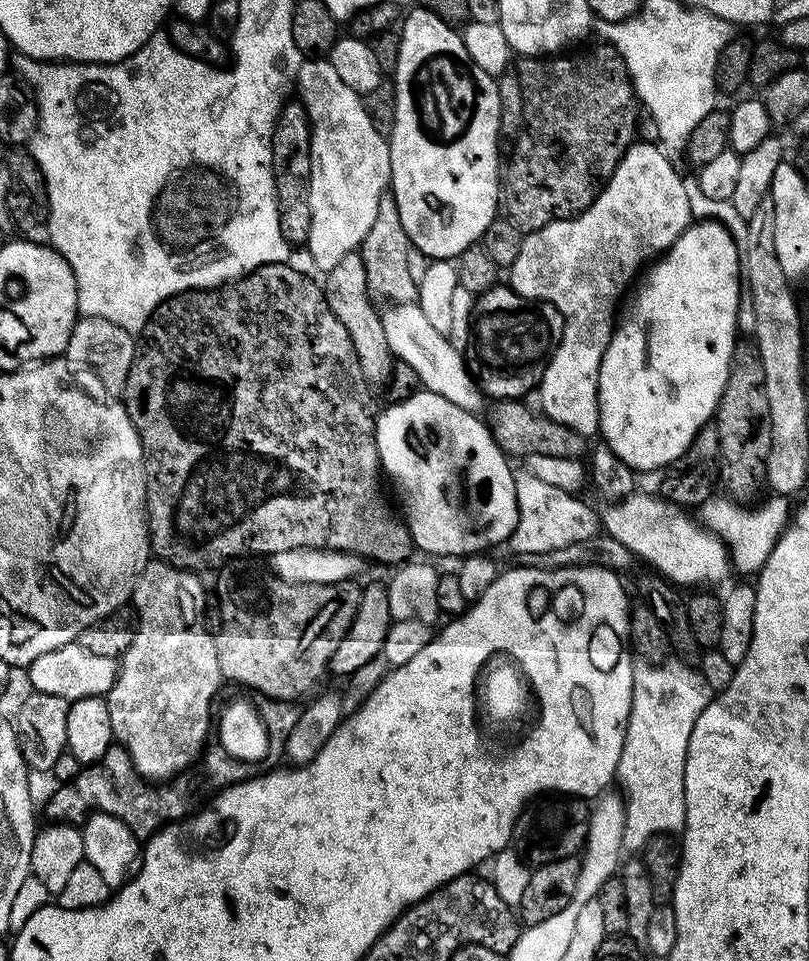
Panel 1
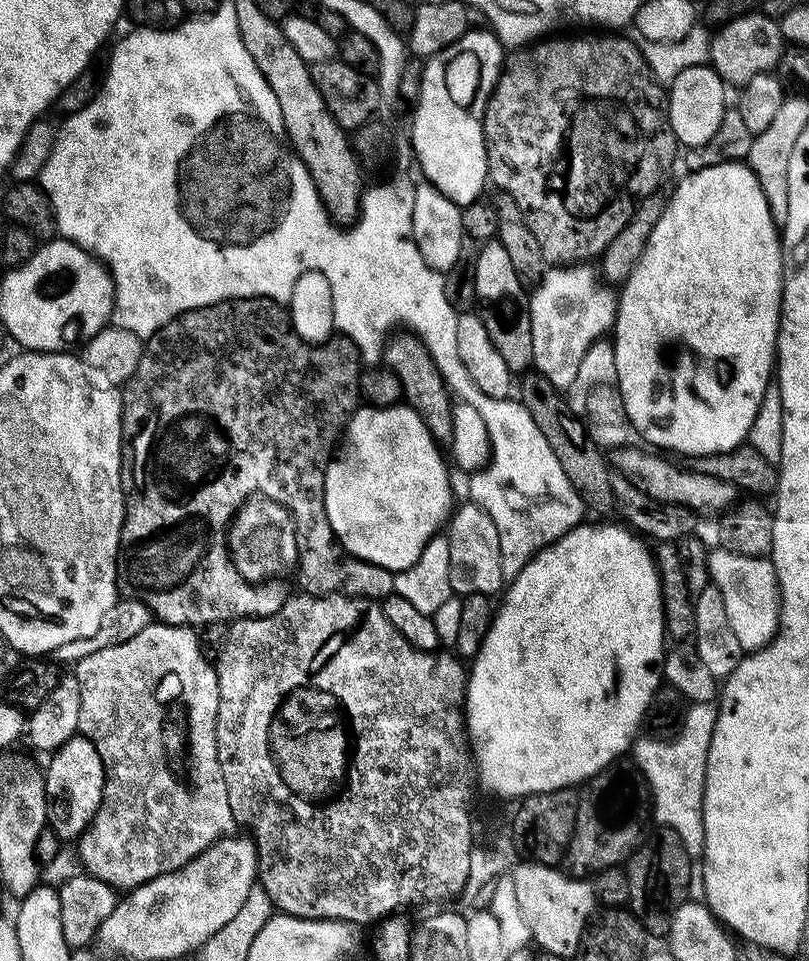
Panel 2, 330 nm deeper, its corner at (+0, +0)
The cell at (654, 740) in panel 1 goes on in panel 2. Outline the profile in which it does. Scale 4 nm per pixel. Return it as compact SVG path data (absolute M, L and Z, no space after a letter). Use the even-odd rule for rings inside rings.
M689 703L682 730L672 740L640 738L630 749L631 755L636 755L635 767L648 785L651 819L656 819L661 829L673 831L692 858L700 858L704 854L702 802L706 782L706 754L710 750L710 738L714 738L717 722L718 707L715 703Z

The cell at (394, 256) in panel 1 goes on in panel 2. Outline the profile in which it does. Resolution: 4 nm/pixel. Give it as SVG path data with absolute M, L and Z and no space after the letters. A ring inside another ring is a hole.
M411 334L393 335L384 349L382 360L391 372L398 374L398 382L402 382L403 403L413 408L423 418L437 441L451 441L454 400L423 342Z

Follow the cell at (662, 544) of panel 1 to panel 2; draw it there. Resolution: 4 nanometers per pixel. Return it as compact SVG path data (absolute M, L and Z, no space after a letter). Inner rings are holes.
M723 546L714 547L708 554L711 583L722 590L726 598L726 615L745 653L764 648L780 630L780 583L771 559L762 556L743 556Z

